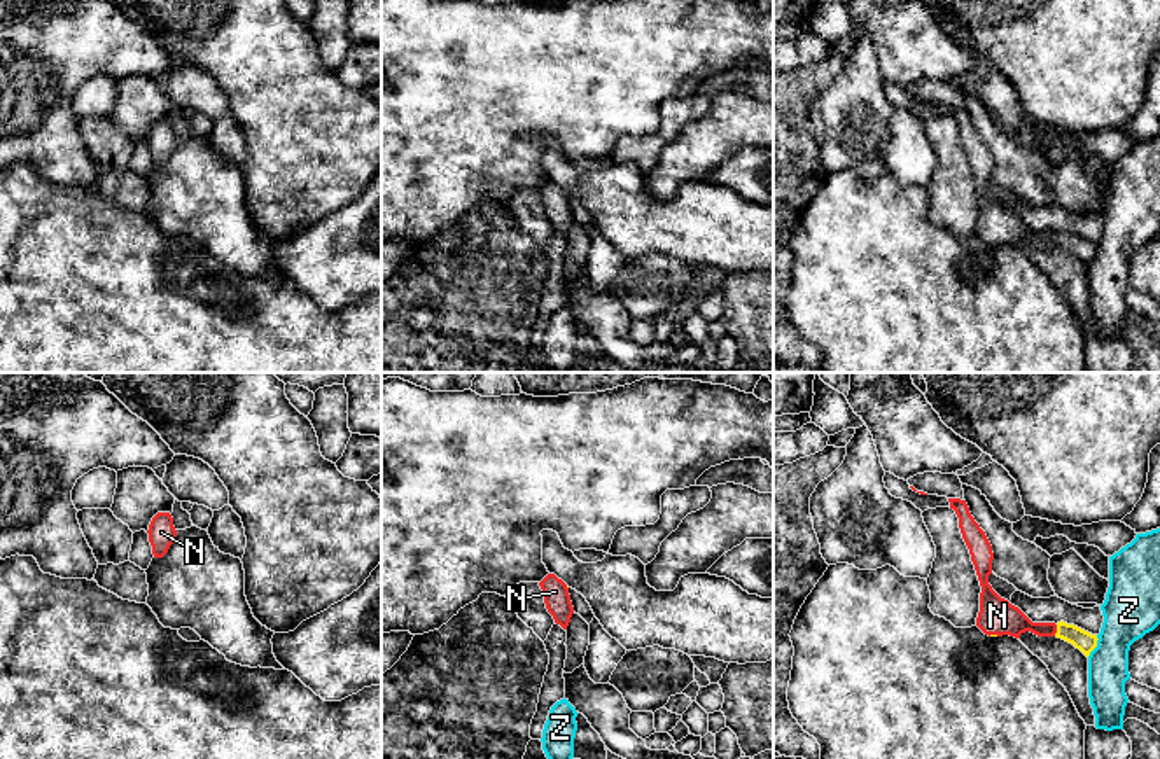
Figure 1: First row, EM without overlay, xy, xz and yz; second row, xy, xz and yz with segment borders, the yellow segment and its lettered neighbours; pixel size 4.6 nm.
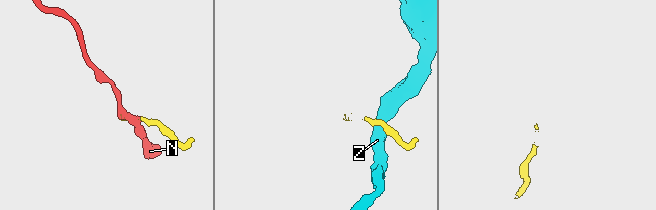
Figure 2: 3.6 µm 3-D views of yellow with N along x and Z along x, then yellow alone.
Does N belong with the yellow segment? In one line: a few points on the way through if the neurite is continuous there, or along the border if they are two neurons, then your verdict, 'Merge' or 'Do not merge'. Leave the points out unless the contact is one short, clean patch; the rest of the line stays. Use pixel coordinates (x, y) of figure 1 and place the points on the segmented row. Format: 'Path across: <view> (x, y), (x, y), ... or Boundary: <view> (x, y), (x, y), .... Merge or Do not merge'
Merge

